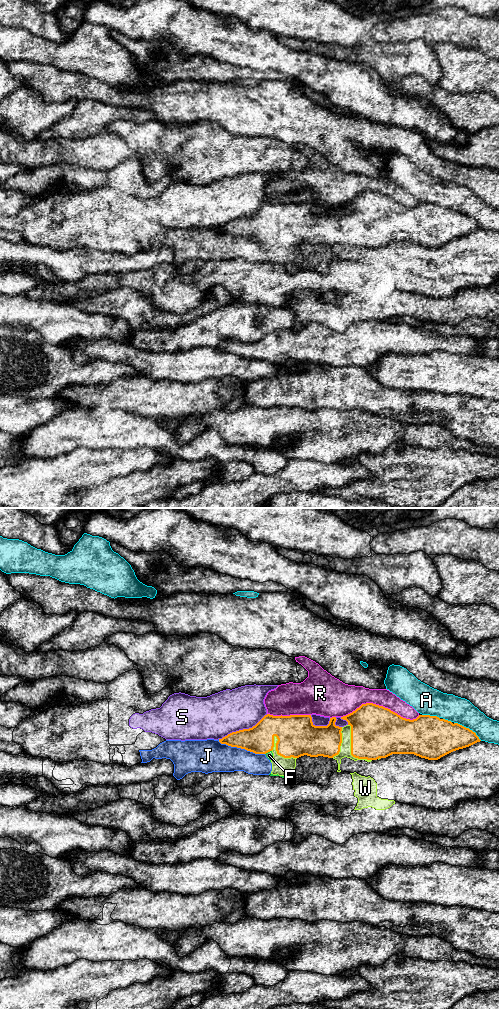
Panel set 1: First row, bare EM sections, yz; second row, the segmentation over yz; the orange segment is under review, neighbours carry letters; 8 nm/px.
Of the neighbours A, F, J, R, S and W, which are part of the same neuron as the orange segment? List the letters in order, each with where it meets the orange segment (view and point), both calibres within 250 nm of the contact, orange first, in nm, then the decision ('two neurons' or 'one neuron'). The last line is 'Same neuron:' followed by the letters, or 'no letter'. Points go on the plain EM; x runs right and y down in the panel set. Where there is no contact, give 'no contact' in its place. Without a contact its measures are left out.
A: yz (468, 216) | 300/220 nm | two neurons
F: yz (268, 239) | 300/60 nm | two neurons
J: yz (241, 236) | 240/260 nm | two neurons
R: yz (380, 194) | 420/200 nm | two neurons
S: yz (243, 217) | 240/340 nm | two neurons
W: yz (278, 242) | 320/150 nm | two neurons
Same neuron: no letter

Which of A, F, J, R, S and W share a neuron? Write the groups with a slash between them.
A / F W / J / R / S

